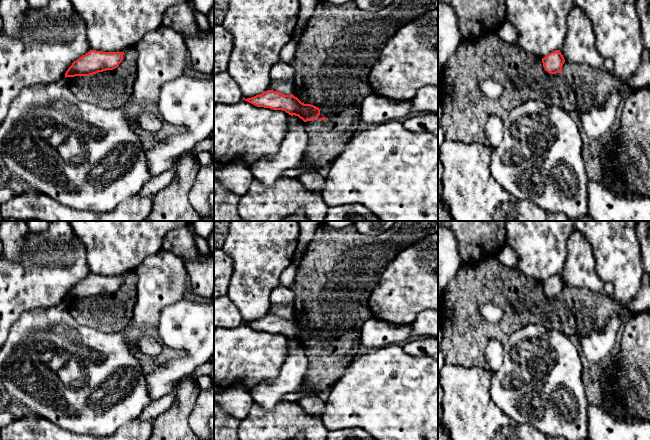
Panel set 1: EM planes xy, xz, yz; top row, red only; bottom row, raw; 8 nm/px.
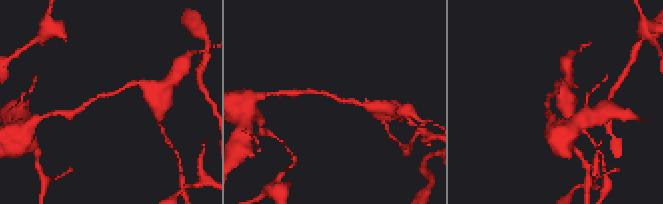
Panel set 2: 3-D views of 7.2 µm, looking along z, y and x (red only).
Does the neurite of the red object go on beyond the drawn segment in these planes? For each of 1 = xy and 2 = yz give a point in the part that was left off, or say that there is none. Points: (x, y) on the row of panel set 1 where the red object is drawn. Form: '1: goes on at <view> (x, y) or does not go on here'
1: does not go on here
2: does not go on here

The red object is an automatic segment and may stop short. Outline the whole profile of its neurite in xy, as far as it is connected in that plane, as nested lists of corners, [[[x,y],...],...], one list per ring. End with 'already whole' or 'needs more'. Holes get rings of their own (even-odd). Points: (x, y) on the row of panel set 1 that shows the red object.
[[[90,50],[72,63],[65,73],[66,77],[90,76],[98,72],[113,70],[123,60],[123,52],[103,52]]]; already whole

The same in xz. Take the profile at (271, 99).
[[[267,90],[251,98],[243,98],[243,100],[257,107],[285,111],[291,116],[298,116],[304,122],[318,119],[320,115],[320,109],[318,107],[302,103],[293,94],[284,95],[281,92],[273,90]]]; already whole

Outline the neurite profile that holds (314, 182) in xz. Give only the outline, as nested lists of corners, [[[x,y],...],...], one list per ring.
[[[318,172],[304,173],[297,177],[297,180],[311,192],[322,193],[325,188],[326,178]]]

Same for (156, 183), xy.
[[[171,169],[159,175],[152,176],[151,179],[137,193],[141,197],[154,196],[157,192],[167,187],[175,178],[175,170]]]

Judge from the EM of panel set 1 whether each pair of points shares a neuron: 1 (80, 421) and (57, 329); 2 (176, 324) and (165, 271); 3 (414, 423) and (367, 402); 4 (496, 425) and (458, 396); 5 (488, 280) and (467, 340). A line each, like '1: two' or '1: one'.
1: one
2: two
3: one
4: one
5: one

